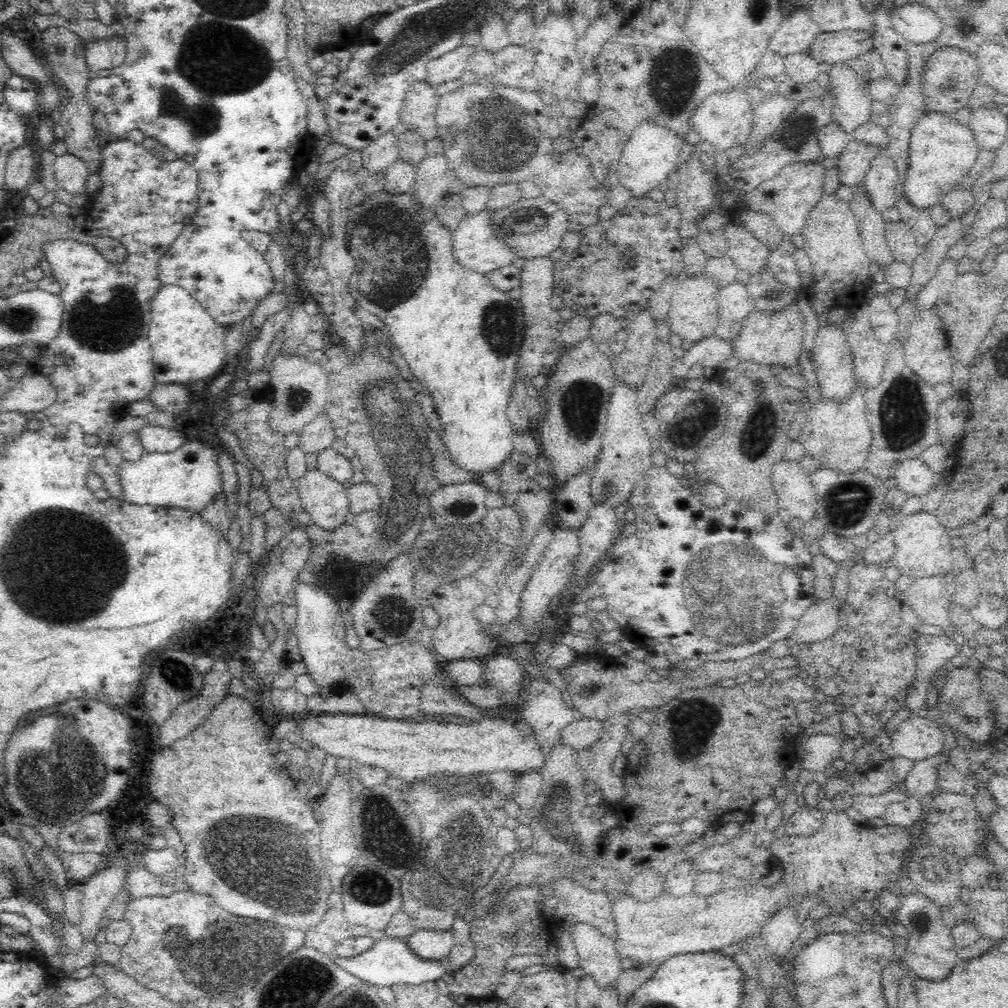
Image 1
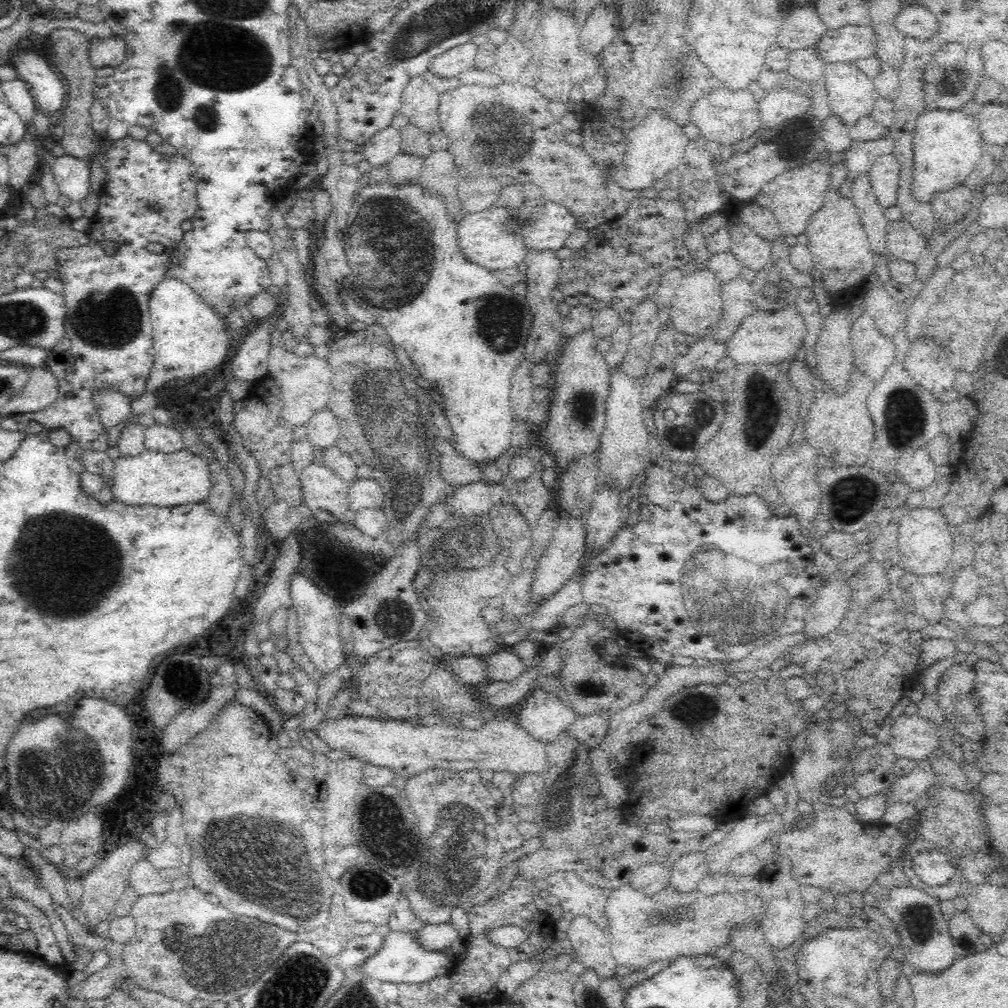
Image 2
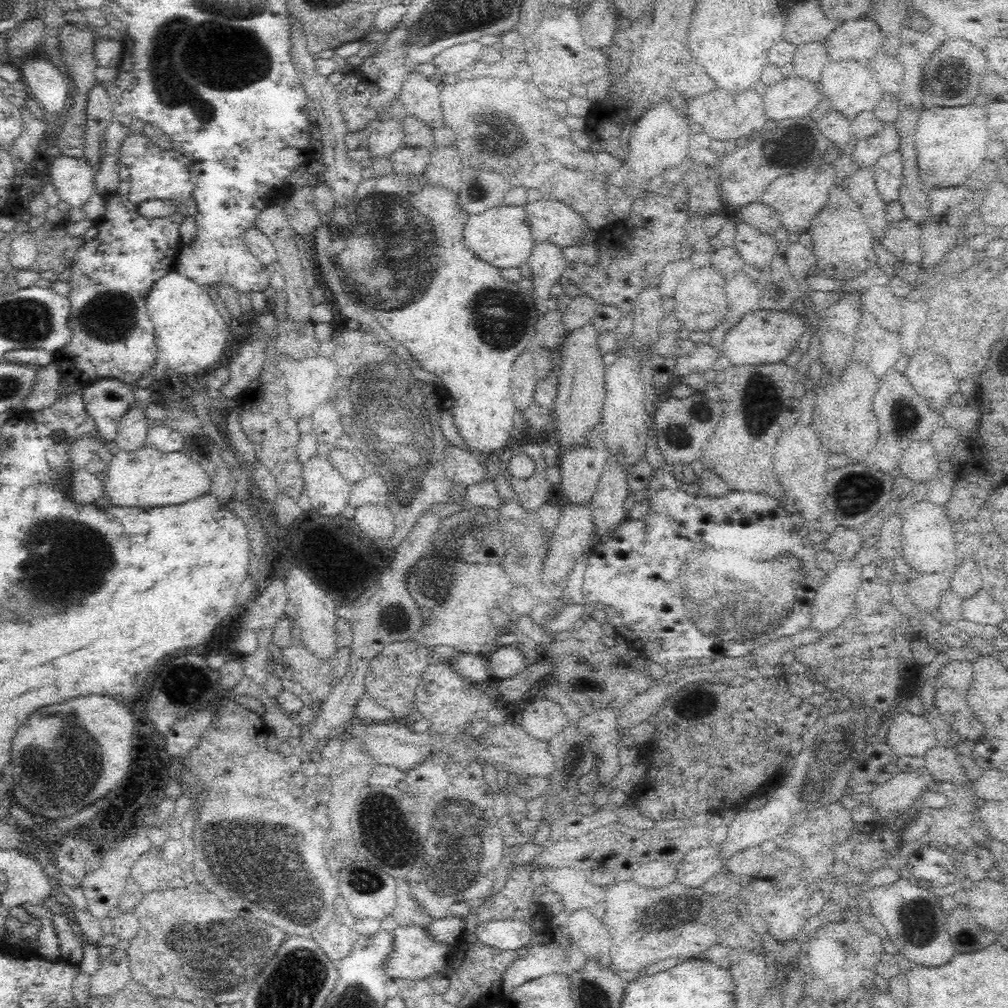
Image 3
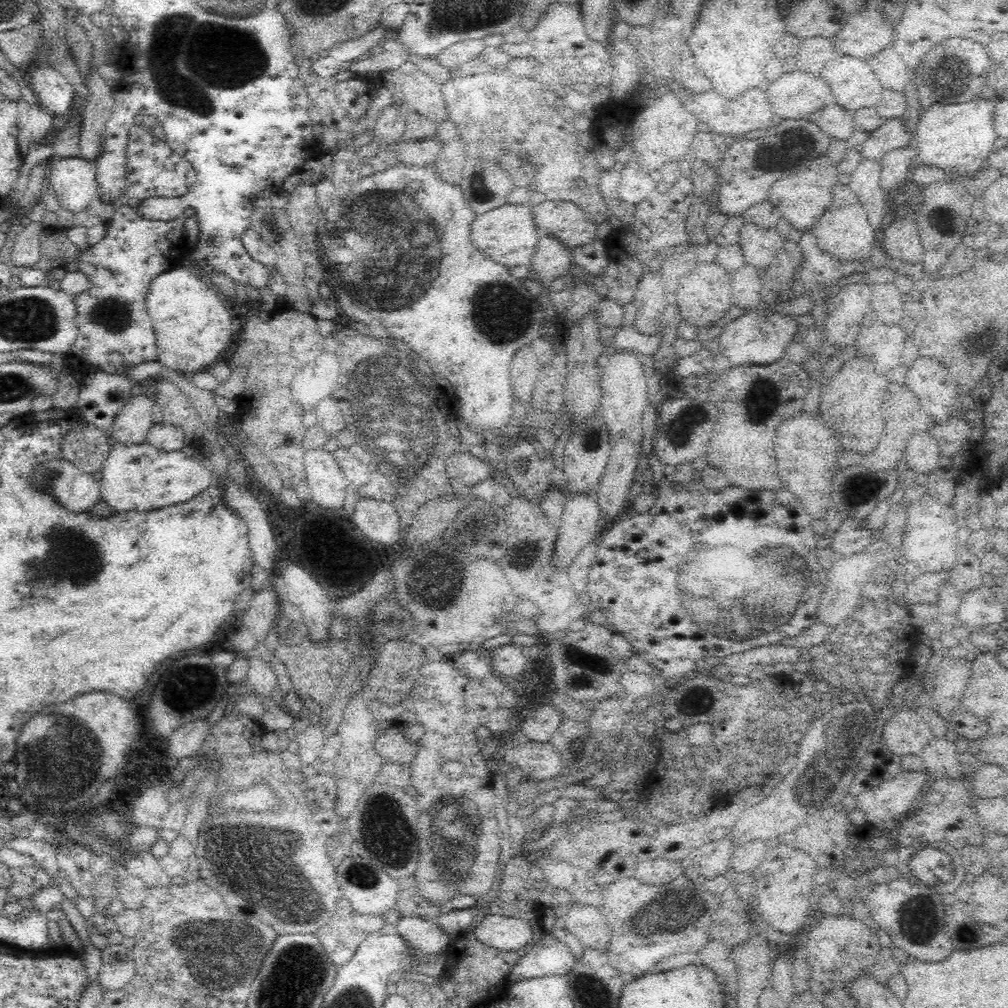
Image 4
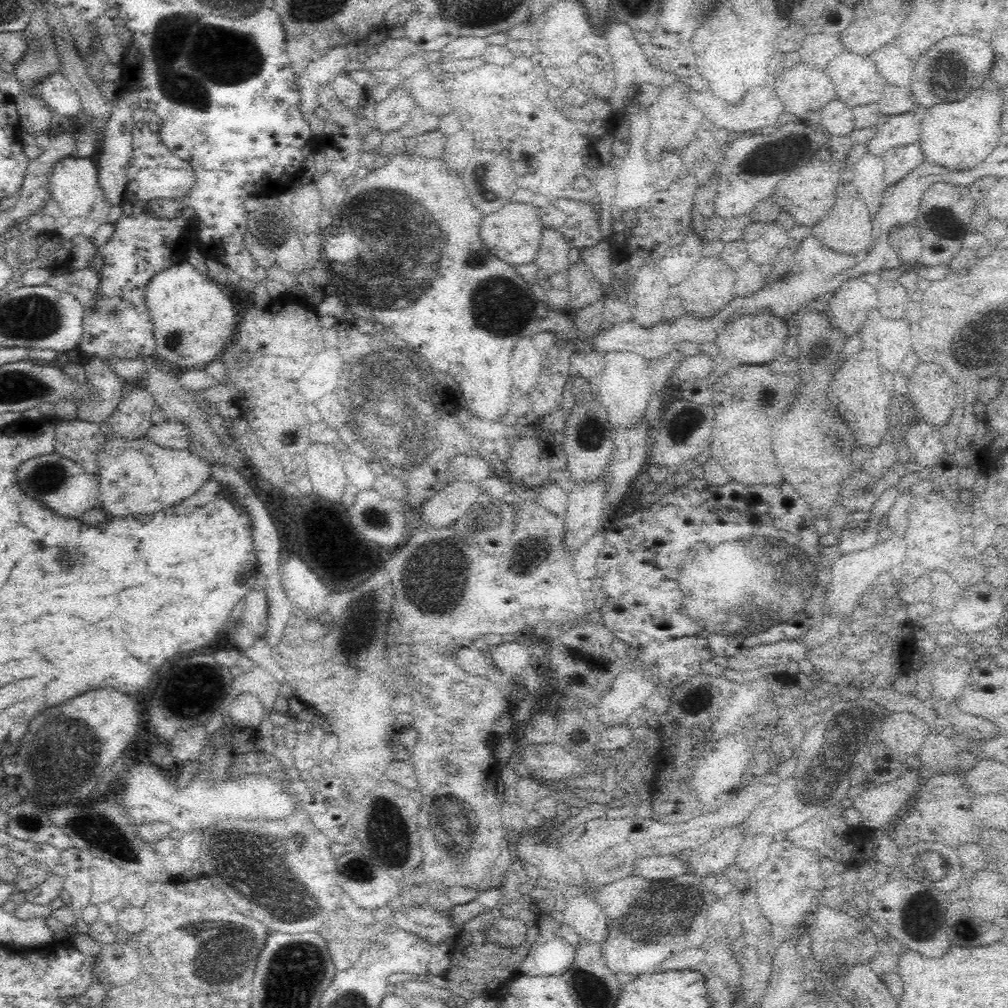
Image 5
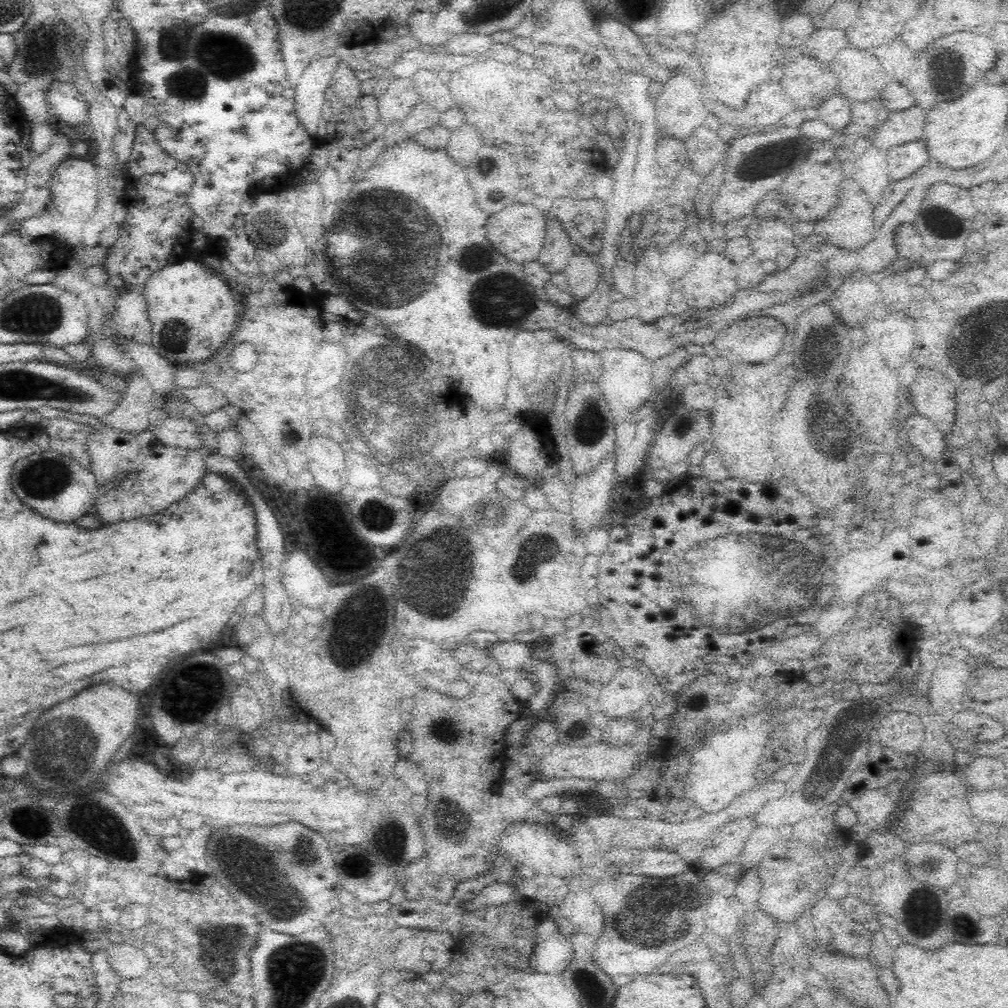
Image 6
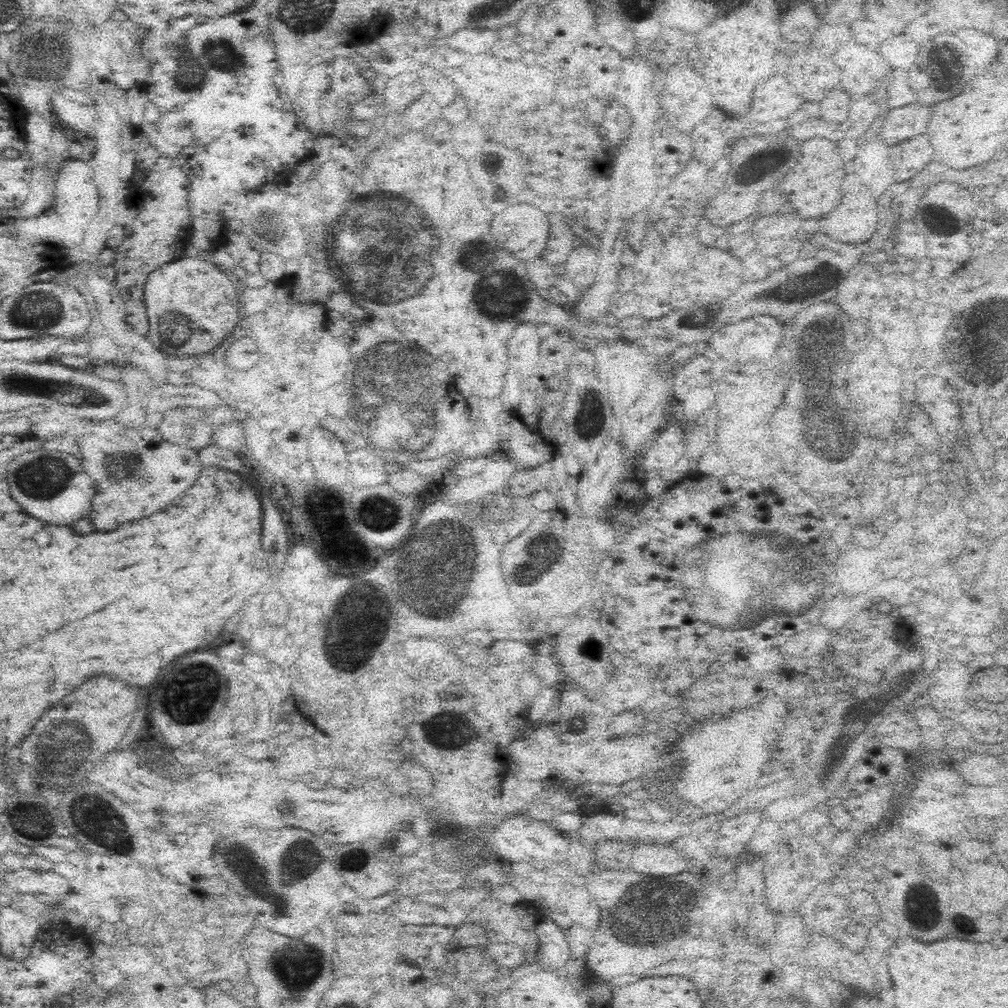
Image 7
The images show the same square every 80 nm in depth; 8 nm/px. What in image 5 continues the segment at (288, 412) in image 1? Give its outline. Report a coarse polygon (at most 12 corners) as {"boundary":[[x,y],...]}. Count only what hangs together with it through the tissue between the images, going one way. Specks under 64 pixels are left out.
{"boundary":[[327,345],[297,382],[313,407],[336,394],[343,359]]}

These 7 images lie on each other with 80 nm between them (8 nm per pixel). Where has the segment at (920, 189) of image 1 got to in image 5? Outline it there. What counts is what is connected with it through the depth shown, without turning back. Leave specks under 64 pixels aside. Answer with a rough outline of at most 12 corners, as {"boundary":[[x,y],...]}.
{"boundary":[[978,88],[925,110],[925,161],[969,170],[1005,140],[1005,100]]}

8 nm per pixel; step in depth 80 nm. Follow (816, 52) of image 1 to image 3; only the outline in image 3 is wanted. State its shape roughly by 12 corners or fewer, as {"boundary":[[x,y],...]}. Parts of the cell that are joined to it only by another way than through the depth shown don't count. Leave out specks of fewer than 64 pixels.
{"boundary":[[871,17],[826,39],[832,60],[872,58],[886,40]]}

